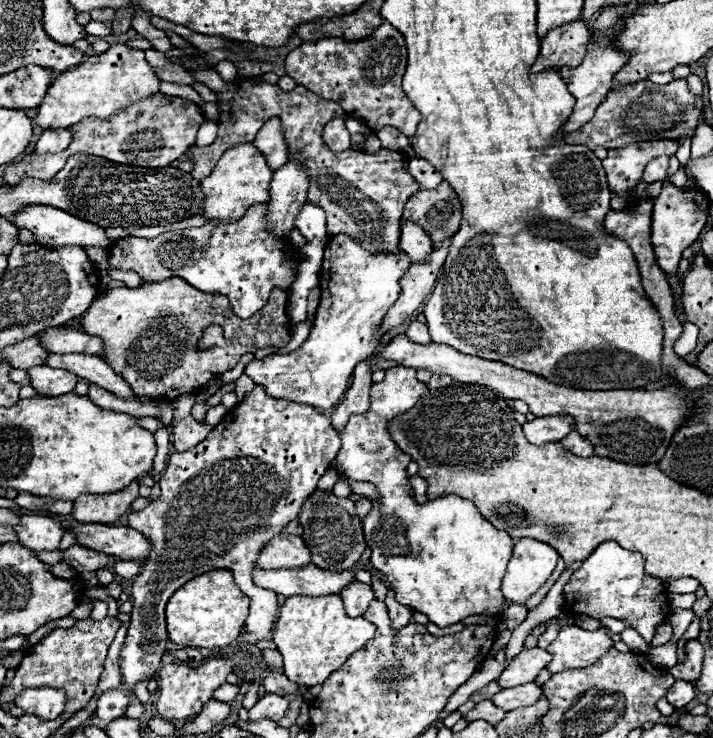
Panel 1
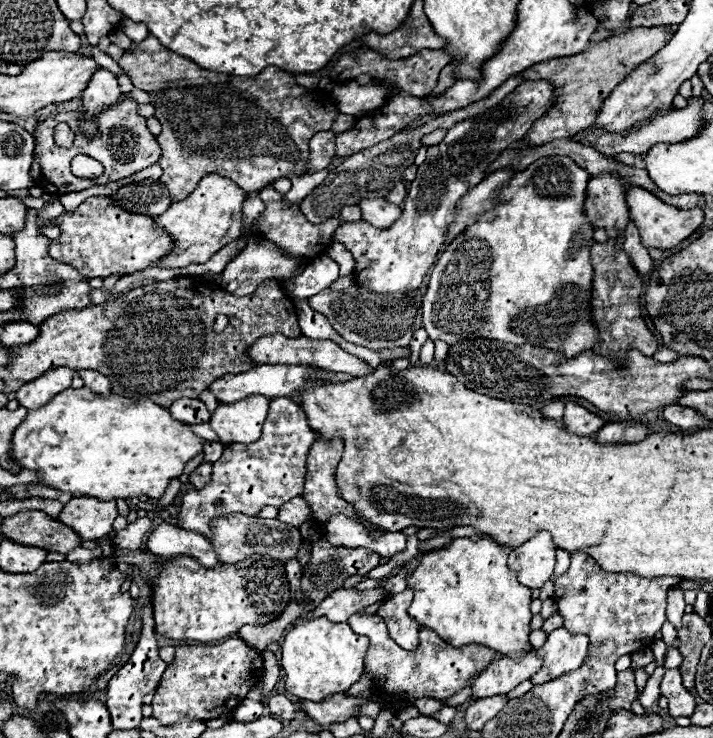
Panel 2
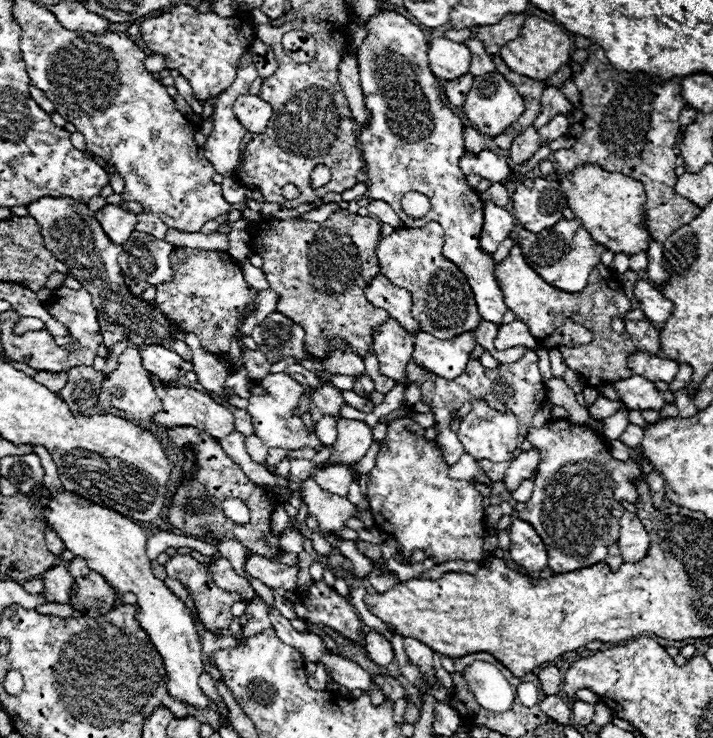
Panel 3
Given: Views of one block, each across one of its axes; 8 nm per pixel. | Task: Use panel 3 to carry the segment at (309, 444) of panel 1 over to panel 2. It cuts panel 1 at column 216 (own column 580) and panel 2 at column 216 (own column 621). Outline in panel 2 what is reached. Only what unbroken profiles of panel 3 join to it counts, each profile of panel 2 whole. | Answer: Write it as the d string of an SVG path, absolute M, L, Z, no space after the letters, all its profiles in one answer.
M276 398L270 402L268 408L268 416L266 422L262 426L262 434L256 442L252 444L228 444L220 456L220 460L216 460L212 464L212 478L210 482L196 490L190 488L188 492L184 492L180 496L180 514L178 514L178 528L188 530L188 532L196 532L202 534L206 538L212 538L212 520L218 516L226 516L226 514L248 514L248 516L256 516L264 506L276 506L280 508L282 504L290 502L292 498L300 496L304 490L304 476L306 476L306 456L312 448L312 444L318 440L318 432L314 432L308 426L308 418L306 412L290 398Z

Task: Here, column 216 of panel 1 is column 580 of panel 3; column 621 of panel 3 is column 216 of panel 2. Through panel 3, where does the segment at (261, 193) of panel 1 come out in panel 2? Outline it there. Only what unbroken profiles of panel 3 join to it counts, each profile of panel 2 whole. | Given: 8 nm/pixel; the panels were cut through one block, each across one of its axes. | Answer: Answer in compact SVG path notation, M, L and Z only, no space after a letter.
M206 174L188 198L174 202L170 210L162 214L162 218L156 218L156 226L164 228L172 236L176 248L170 252L170 256L162 258L162 262L156 262L154 266L186 268L190 264L208 262L220 248L224 248L228 242L236 240L242 234L242 206L246 200L246 192L236 186L230 178L224 178L220 174Z

